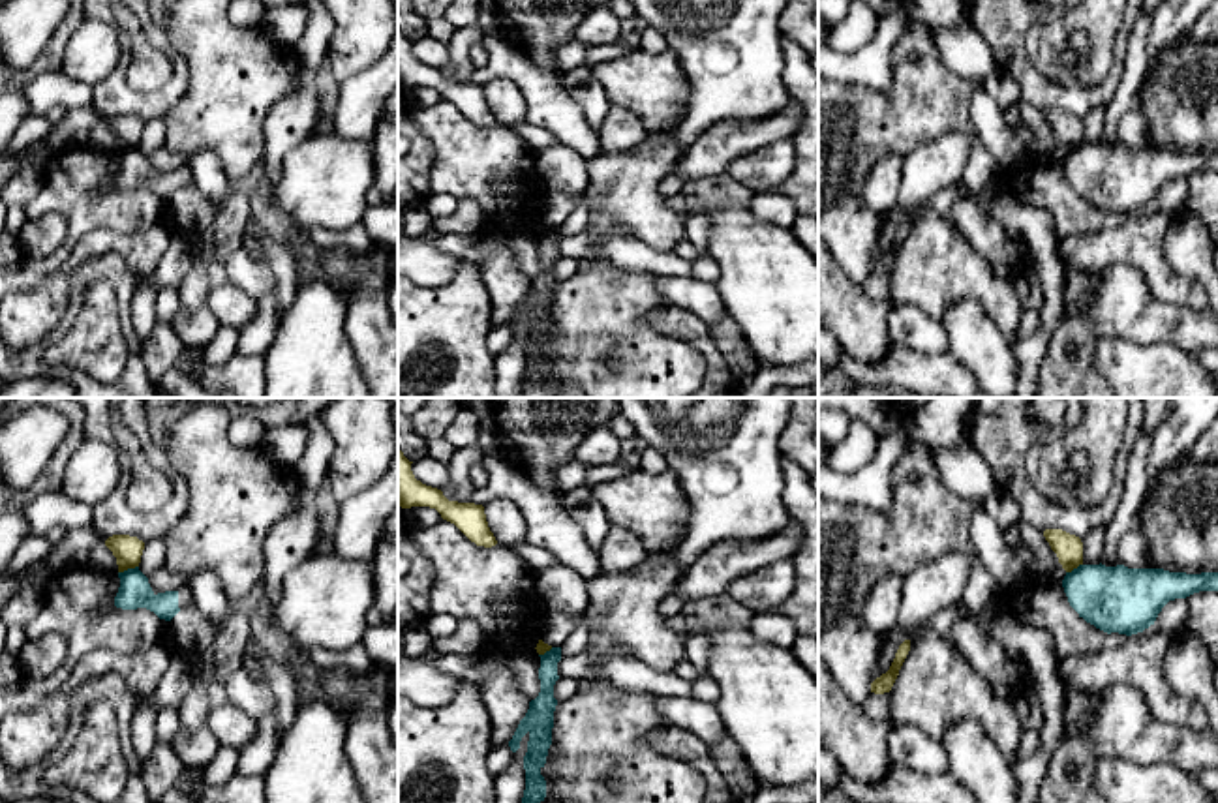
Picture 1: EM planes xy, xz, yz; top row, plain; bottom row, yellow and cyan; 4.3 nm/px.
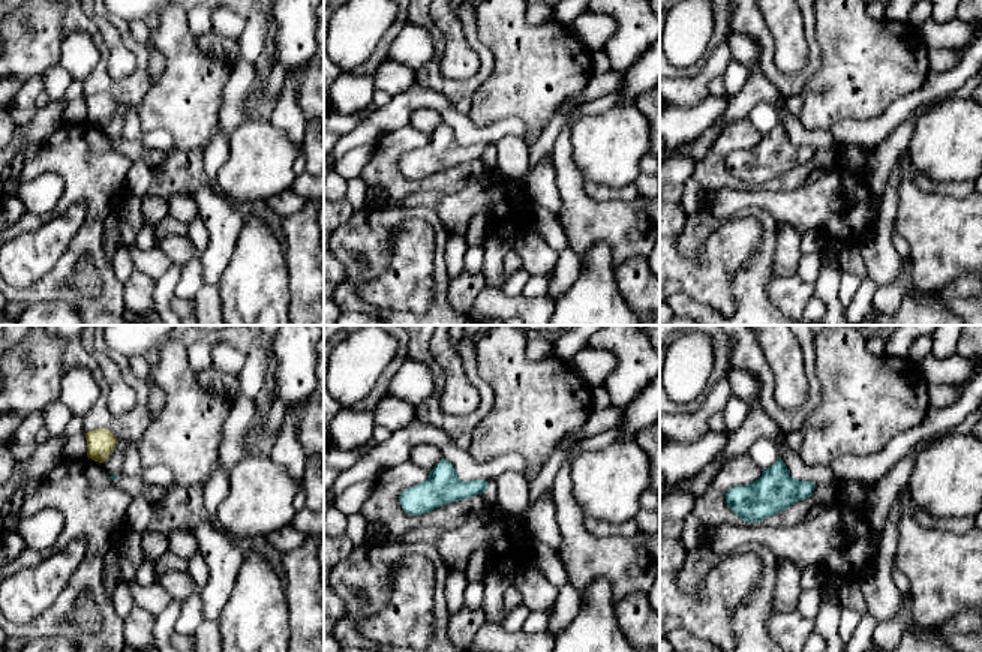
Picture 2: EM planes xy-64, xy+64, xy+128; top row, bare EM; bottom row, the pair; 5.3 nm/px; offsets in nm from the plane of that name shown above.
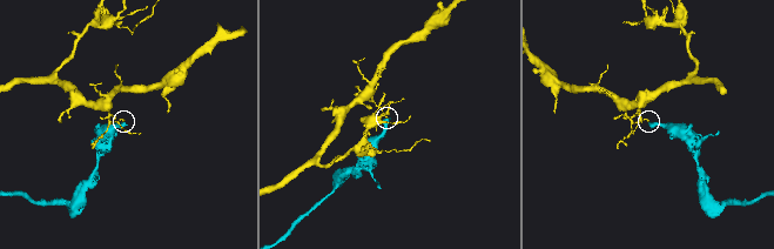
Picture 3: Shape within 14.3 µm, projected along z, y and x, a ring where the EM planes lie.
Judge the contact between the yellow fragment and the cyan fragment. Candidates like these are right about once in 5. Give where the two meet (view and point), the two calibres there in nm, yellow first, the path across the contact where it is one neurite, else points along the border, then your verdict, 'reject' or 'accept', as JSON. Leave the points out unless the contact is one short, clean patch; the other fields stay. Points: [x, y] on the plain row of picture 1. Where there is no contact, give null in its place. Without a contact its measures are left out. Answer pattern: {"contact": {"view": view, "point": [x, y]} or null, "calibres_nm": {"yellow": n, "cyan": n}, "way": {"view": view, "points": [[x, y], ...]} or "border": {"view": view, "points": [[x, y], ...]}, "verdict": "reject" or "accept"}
{"contact": {"view": "xy", "point": [128, 147]}, "calibres_nm": {"yellow": 120, "cyan": 140}, "border": {"view": "xy", "points": [[137, 145], [119, 152]]}, "verdict": "reject"}

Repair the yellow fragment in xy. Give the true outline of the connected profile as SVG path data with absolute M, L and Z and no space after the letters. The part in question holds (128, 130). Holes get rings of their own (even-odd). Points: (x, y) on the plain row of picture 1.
M113 114L105 120L105 126L116 137L118 152L139 146L145 122L137 116Z

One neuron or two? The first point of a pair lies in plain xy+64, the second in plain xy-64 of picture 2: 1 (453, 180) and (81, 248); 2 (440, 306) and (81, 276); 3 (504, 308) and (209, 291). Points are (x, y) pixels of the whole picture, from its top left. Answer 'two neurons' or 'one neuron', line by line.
1: one neuron
2: two neurons
3: one neuron

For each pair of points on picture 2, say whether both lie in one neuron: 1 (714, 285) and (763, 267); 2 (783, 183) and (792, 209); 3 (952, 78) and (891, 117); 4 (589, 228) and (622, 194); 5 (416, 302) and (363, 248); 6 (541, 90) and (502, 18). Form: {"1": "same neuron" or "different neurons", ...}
{"1": "different neurons", "2": "different neurons", "3": "same neuron", "4": "different neurons", "5": "different neurons", "6": "same neuron"}

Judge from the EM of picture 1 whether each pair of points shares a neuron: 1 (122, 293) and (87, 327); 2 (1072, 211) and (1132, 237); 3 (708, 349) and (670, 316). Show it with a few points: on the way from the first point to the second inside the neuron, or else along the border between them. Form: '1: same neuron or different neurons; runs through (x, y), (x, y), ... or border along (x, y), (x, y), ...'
1: different neurons; border along (94, 280), (106, 280), (111, 286), (121, 323)
2: different neurons; border along (1108, 224), (1093, 233), (1070, 233), (1065, 239)
3: same neuron; runs through (699, 340), (680, 323)

